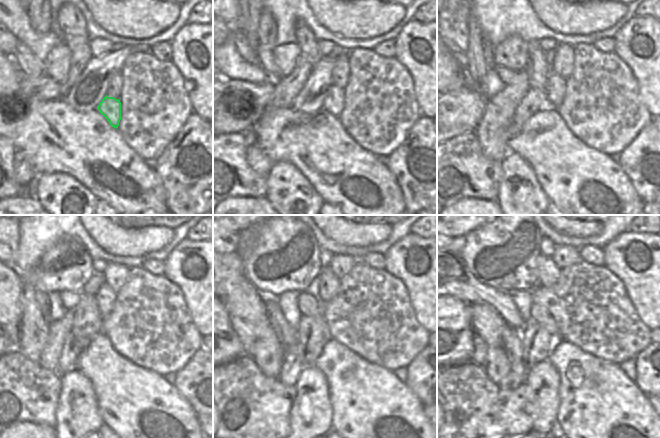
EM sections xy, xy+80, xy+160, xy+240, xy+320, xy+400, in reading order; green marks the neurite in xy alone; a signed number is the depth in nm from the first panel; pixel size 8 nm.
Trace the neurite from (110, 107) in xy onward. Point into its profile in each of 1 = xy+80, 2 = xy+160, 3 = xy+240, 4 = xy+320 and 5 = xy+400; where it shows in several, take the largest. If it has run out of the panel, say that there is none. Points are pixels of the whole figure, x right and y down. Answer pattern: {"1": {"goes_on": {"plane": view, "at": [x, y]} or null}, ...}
{"1": {"goes_on": {"plane": "xy+80", "at": [334, 100]}}, "2": {"goes_on": {"plane": "xy+160", "at": [556, 85]}}, "3": {"goes_on": {"plane": "xy+240", "at": [105, 297]}}, "4": {"goes_on": {"plane": "xy+320", "at": [328, 282]}}, "5": {"goes_on": {"plane": "xy+400", "at": [549, 273]}}}

